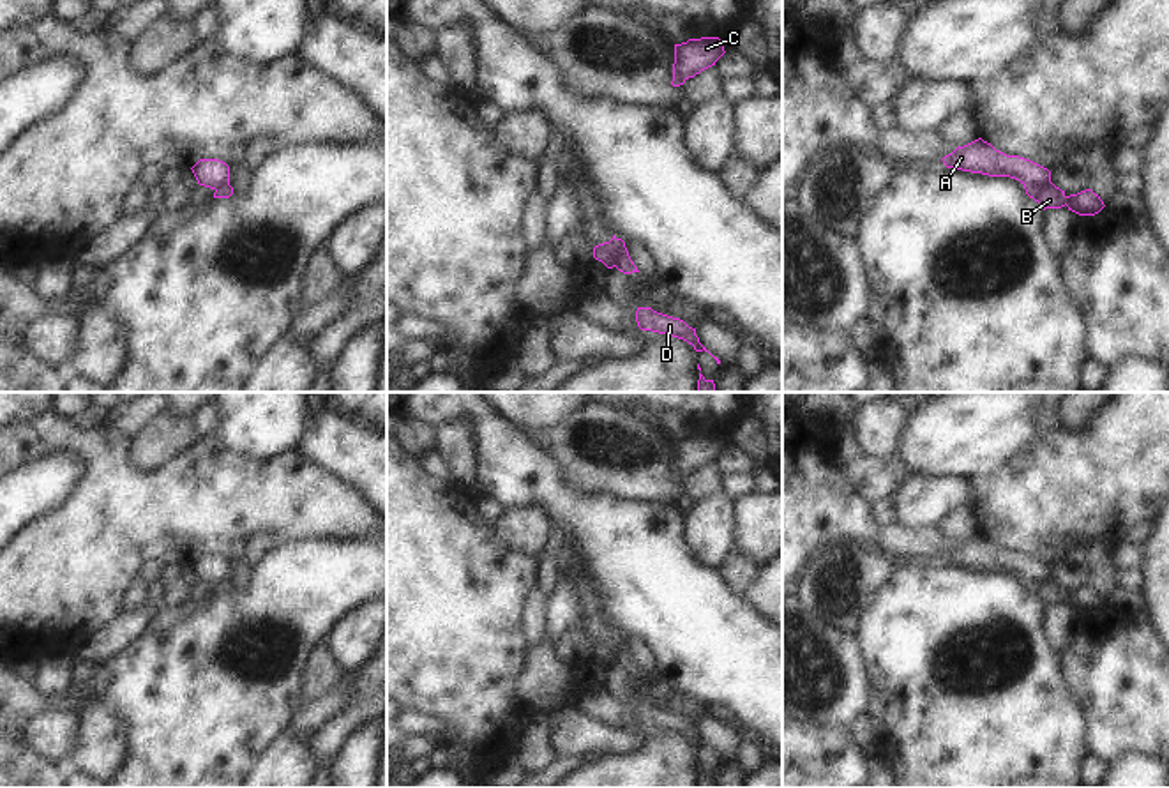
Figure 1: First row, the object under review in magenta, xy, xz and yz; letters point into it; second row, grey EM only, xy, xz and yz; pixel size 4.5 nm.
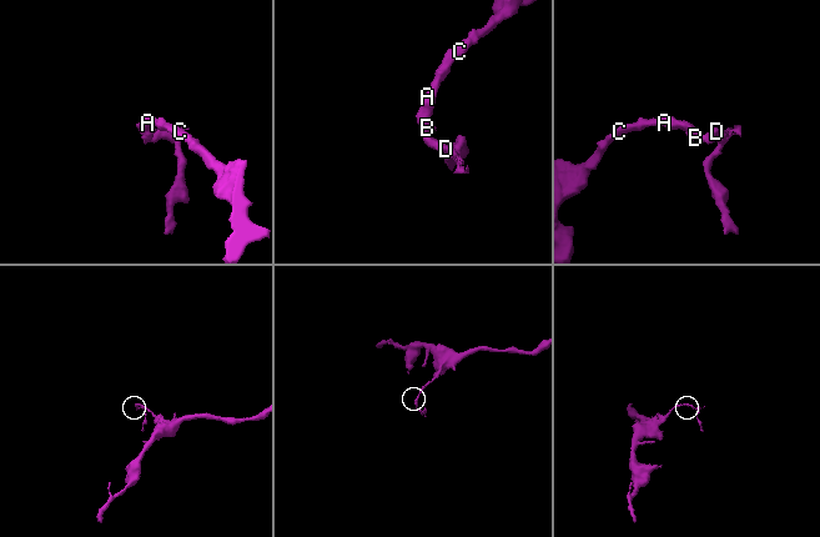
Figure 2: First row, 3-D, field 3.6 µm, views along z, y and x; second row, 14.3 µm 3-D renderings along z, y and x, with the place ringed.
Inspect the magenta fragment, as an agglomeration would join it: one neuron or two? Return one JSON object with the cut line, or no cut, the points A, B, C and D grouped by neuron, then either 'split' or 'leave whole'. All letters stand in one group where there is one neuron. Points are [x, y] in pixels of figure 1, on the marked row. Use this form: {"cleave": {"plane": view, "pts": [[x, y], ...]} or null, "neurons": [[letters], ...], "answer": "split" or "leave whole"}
{"cleave": {"plane": "xz", "pts": [[617, 239], [617, 260], [613, 265]]}, "neurons": [["A", "C"], ["B", "D"]], "answer": "split"}

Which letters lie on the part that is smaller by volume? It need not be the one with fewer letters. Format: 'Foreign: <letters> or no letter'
Foreign: B, D

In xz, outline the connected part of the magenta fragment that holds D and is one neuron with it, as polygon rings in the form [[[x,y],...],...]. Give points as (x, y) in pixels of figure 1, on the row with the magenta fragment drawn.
[[[637,307],[636,322],[641,330],[667,334],[687,341],[696,352],[708,352],[696,336],[696,329],[689,327],[683,320],[673,318],[653,311],[652,307]]]

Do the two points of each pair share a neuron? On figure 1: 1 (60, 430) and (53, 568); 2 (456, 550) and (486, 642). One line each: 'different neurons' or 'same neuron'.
1: same neuron
2: same neuron

